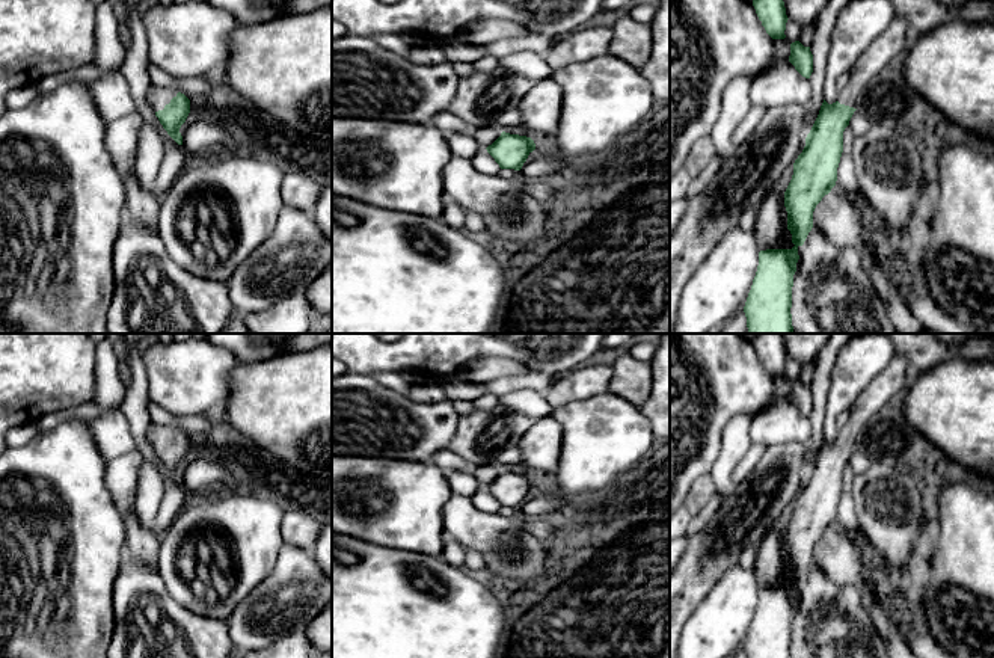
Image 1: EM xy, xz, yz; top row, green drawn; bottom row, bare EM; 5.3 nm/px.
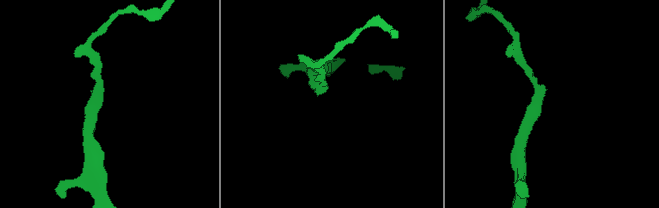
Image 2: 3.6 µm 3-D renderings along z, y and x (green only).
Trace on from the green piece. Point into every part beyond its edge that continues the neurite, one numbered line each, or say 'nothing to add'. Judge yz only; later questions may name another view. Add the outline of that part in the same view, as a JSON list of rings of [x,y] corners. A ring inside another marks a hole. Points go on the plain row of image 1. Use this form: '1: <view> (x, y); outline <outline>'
1: yz (893, 379); outline [[[894,355],[890,364],[864,388],[849,410],[849,421],[839,429],[840,442],[858,447],[858,439],[867,421],[910,383],[910,364],[905,355]]]

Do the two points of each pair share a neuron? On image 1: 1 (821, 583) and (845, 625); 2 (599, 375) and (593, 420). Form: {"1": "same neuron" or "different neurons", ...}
{"1": "same neuron", "2": "different neurons"}

